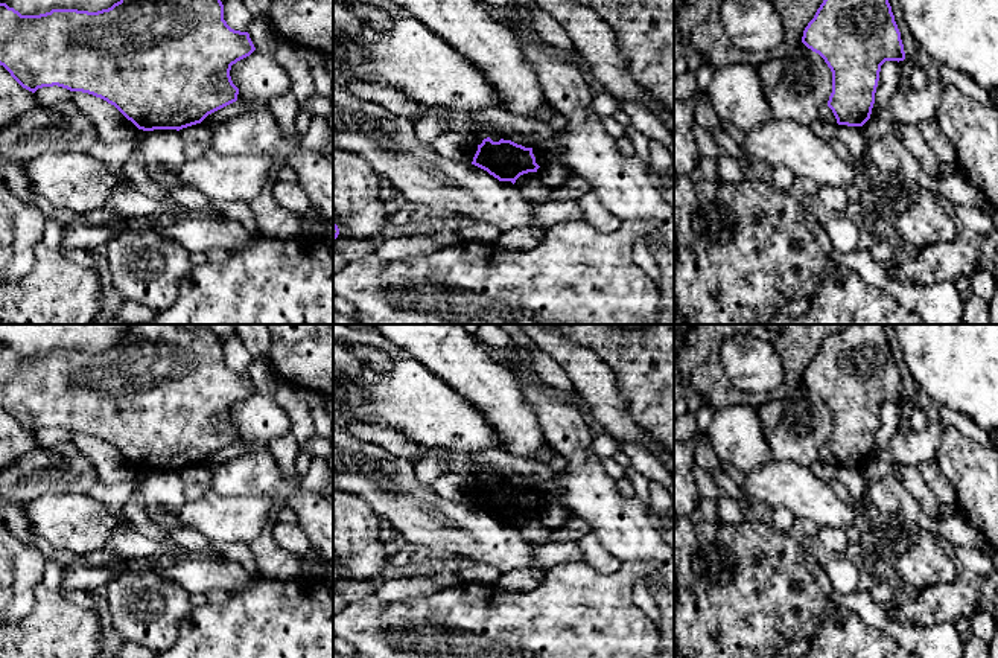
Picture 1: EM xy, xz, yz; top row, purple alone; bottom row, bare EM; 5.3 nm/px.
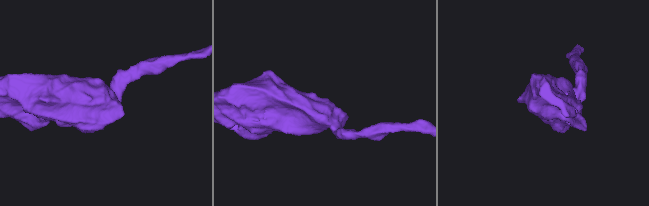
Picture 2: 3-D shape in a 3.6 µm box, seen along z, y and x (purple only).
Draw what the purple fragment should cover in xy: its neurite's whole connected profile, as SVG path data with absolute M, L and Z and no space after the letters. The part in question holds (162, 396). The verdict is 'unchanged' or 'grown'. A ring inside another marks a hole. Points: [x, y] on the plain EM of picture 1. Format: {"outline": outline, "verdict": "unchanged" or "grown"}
{"outline": "M131 324L122 340L108 350L97 353L78 350L52 350L40 356L21 356L6 344L0 344L0 407L26 431L35 434L43 428L62 428L70 433L93 436L114 446L138 471L183 471L201 465L208 455L237 442L239 430L233 425L230 411L237 402L256 391L250 375L231 370L224 361L224 346L205 324L198 329L184 329L180 324Z", "verdict": "unchanged"}

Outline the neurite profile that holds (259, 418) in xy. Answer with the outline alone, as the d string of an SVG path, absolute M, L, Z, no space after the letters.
M254 391L250 398L231 407L230 417L239 430L237 442L253 442L265 446L269 440L291 433L288 413L272 394Z

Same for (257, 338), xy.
M234 324L234 329L254 361L269 361L272 337L268 324Z

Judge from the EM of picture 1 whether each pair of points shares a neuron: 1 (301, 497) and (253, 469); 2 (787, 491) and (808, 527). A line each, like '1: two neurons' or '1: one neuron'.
1: one neuron
2: two neurons

